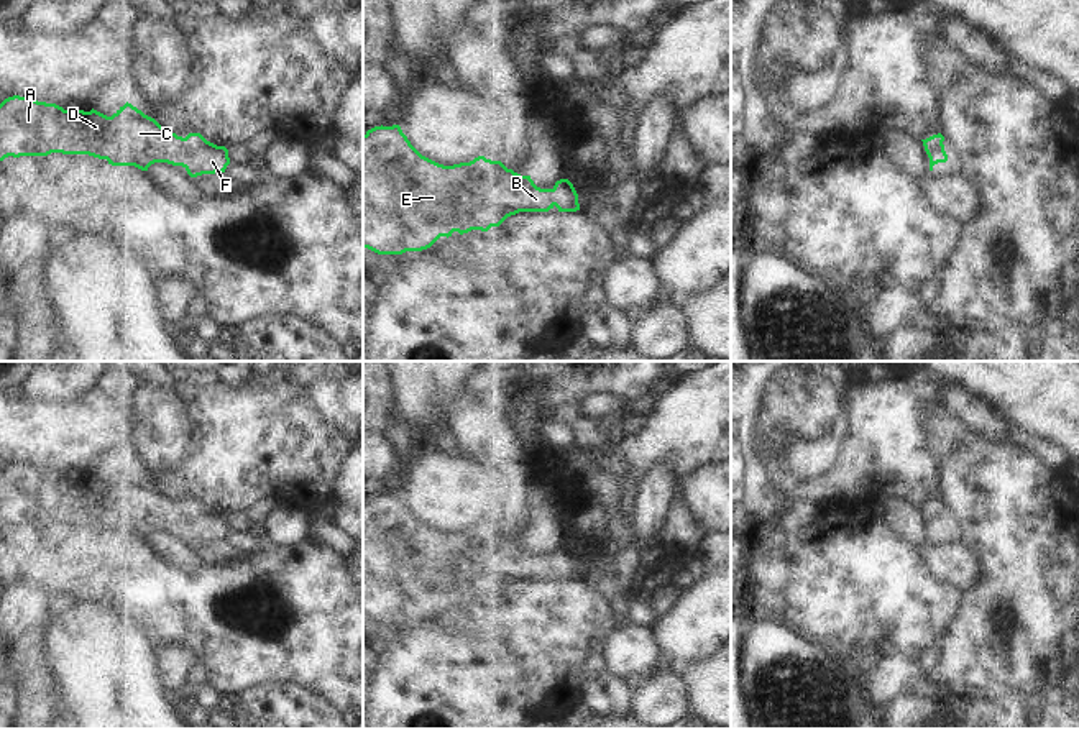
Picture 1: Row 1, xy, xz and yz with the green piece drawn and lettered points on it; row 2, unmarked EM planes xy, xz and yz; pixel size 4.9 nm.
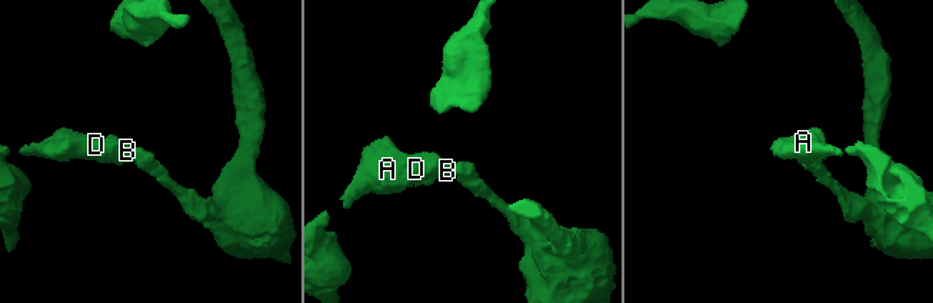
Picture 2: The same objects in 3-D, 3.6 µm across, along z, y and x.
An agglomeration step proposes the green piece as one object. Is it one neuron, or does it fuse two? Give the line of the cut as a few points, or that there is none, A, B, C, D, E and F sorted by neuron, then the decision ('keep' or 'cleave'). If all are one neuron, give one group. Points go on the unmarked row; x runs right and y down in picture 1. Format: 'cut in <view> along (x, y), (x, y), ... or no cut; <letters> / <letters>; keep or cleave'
no cut; A B C D E F; keep

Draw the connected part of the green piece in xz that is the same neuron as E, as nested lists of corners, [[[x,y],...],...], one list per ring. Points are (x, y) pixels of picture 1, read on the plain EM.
[[[399,493],[374,494],[363,502],[363,616],[378,622],[422,619],[453,599],[488,599],[519,580],[549,580],[553,575],[558,580],[580,578],[578,562],[568,547],[540,557],[530,543],[484,524],[443,534],[422,524]]]

